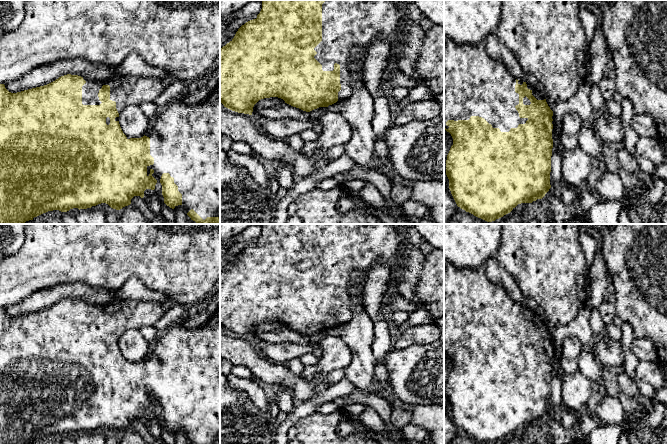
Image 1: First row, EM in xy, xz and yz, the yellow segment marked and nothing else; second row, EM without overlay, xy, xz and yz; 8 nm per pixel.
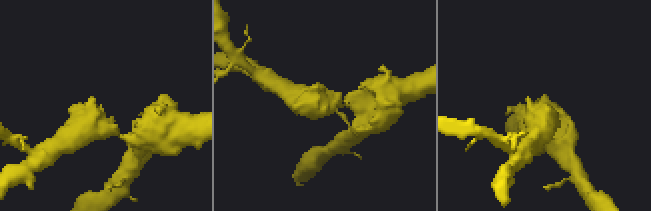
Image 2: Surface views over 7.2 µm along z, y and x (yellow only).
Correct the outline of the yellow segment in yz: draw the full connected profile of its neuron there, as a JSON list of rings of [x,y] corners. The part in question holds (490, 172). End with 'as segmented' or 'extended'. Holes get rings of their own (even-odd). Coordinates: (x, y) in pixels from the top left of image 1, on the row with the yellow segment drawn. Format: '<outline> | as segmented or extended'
[[[448,38],[444,45],[444,130],[451,134],[453,145],[447,155],[446,175],[449,179],[449,189],[457,206],[478,218],[492,222],[510,213],[518,204],[532,203],[537,199],[542,199],[551,188],[552,116],[553,111],[548,106],[544,93],[529,83],[517,80],[502,63],[490,58],[486,51],[485,41],[476,46],[458,45]]] | extended

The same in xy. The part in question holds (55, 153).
[[[67,74],[47,85],[17,93],[9,92],[4,84],[0,84],[0,224],[24,224],[48,211],[67,212],[73,208],[87,209],[101,203],[120,210],[130,205],[134,196],[143,198],[146,189],[155,189],[157,180],[152,176],[154,172],[160,179],[164,203],[167,206],[175,211],[183,209],[197,224],[220,224],[220,83],[204,101],[198,104],[184,105],[180,99],[172,101],[159,111],[155,123],[143,137],[127,137],[120,127],[119,114],[128,106],[140,106],[145,102],[154,102],[163,91],[163,80],[135,76],[93,81],[78,75]]] | extended

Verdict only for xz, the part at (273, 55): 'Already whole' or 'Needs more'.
Needs more

